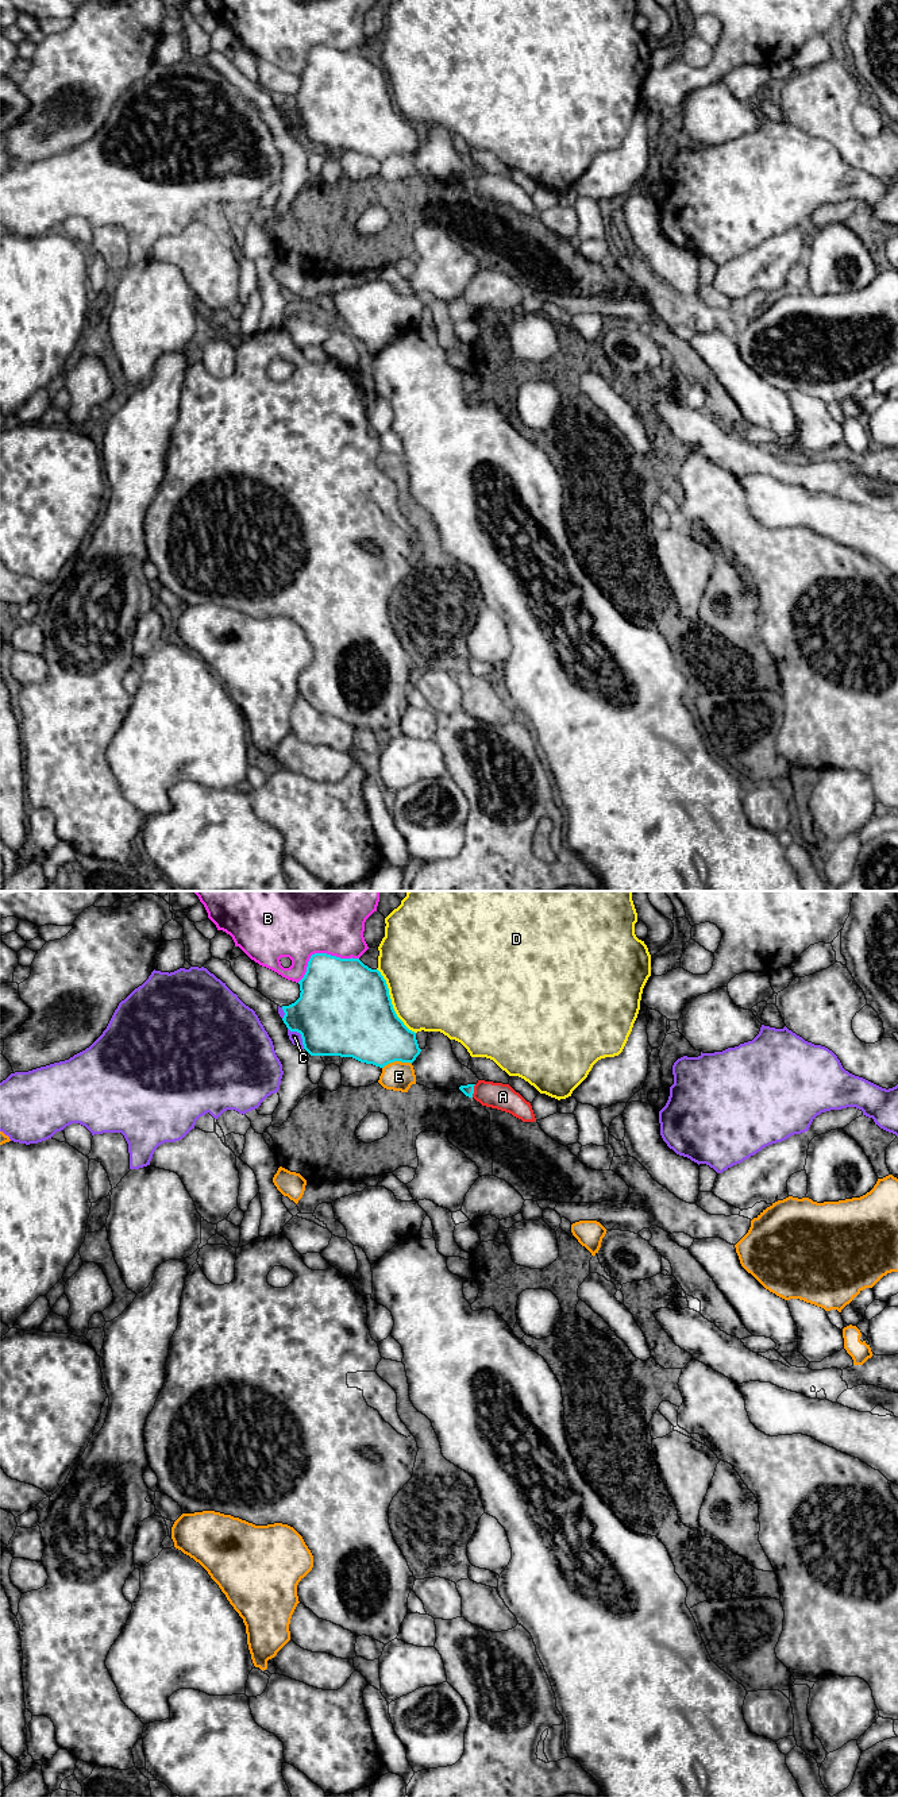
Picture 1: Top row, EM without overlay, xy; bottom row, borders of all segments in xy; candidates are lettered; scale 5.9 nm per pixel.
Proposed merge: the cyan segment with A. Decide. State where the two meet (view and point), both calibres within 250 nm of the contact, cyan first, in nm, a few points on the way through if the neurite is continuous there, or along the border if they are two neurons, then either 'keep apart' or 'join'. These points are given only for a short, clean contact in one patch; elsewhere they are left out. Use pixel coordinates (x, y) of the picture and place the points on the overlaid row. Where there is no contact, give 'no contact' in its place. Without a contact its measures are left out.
contact xy (473, 1091); calibres 70 and 160 nm; way xy (467, 1090), (473, 1091), (503, 1096); join

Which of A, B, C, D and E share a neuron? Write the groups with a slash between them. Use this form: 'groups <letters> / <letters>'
groups A / B / C / D / E

